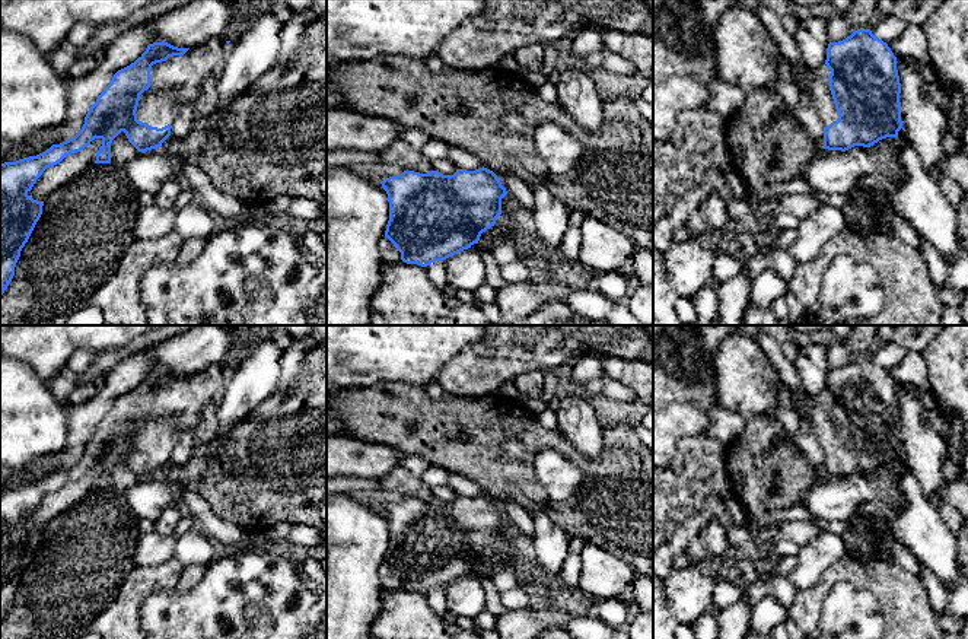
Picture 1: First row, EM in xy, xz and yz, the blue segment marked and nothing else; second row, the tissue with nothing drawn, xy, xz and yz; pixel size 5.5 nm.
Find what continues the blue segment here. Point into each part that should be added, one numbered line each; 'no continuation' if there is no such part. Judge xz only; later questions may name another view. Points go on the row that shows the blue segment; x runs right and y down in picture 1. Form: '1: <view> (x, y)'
no continuation

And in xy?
1: xy (178, 79)

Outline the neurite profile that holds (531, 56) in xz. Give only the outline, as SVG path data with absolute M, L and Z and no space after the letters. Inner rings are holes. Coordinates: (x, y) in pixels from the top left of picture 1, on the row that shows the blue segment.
M528 44L513 53L522 69L538 71L544 63L544 45Z

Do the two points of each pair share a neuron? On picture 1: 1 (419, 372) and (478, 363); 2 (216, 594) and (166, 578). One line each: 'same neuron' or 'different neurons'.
1: different neurons
2: different neurons

